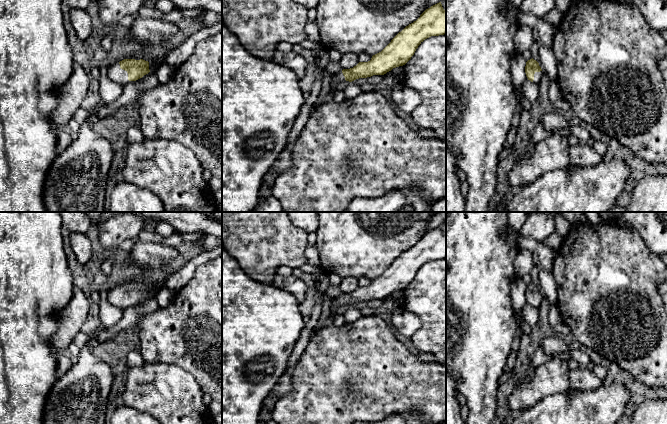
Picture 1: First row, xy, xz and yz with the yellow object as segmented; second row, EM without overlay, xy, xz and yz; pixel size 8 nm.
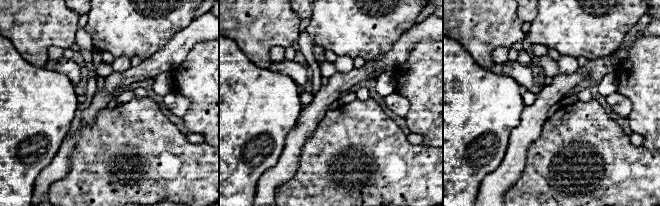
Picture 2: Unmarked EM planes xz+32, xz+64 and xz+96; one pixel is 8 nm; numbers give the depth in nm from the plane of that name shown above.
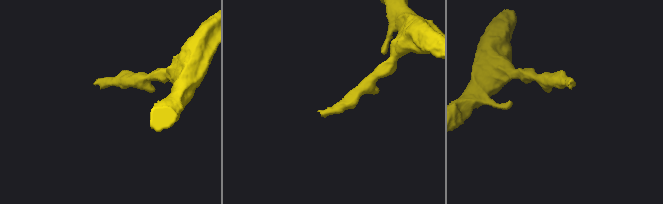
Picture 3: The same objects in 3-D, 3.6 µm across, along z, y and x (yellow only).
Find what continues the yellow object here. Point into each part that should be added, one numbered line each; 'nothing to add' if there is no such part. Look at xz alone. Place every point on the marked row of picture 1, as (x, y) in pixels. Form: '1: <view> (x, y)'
1: xz (339, 77)

